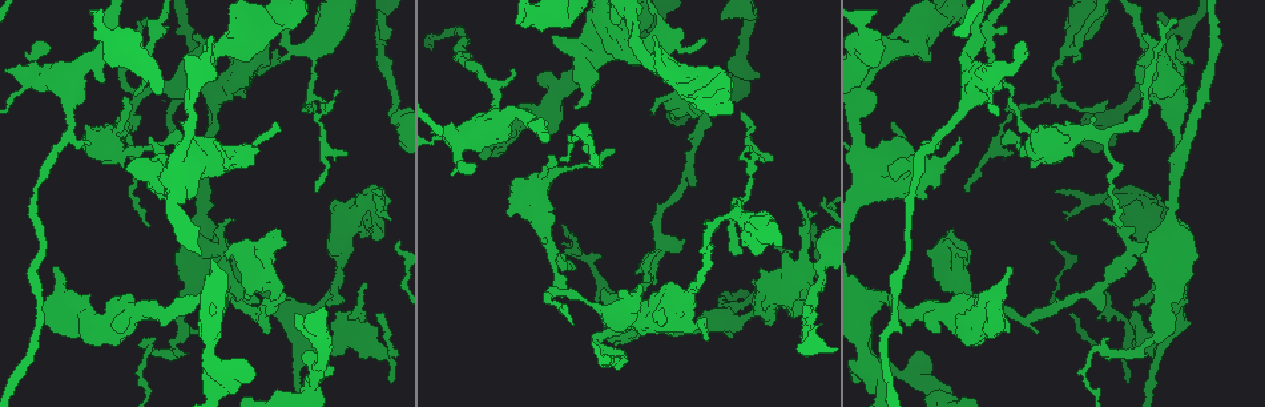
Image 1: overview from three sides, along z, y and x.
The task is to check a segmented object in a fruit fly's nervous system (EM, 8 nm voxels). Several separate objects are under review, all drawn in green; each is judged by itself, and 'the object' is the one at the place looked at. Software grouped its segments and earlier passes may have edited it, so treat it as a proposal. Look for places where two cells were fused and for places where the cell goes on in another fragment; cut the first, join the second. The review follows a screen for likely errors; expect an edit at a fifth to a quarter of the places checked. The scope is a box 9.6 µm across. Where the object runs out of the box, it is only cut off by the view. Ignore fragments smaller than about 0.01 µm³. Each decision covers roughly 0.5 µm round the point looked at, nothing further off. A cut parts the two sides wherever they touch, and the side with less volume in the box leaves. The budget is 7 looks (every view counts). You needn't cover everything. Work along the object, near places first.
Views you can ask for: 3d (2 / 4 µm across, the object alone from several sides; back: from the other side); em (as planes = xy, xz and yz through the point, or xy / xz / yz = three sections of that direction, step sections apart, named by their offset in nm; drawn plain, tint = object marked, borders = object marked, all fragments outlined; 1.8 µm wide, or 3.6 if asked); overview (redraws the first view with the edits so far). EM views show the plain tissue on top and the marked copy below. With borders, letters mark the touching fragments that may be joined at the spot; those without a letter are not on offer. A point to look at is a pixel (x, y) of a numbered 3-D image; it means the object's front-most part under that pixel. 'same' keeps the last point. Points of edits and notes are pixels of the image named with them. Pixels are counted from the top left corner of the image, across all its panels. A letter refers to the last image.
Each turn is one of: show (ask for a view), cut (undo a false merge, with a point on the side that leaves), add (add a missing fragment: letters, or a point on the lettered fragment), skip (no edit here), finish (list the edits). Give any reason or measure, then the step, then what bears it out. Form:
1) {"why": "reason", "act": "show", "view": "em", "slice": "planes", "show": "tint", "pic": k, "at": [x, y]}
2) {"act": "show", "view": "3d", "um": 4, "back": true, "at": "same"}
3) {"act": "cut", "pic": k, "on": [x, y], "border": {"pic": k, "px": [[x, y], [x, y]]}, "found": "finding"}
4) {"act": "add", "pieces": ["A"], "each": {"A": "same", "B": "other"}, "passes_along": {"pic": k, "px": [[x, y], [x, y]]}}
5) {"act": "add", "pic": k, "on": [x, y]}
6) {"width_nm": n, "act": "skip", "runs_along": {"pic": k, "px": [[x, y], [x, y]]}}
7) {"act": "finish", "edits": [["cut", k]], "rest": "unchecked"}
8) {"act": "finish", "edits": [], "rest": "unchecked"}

{"why": "thin end", "act": "show", "view": "em", "slice": "planes", "show": "borders", "pic": 1, "at": [280, 60]}

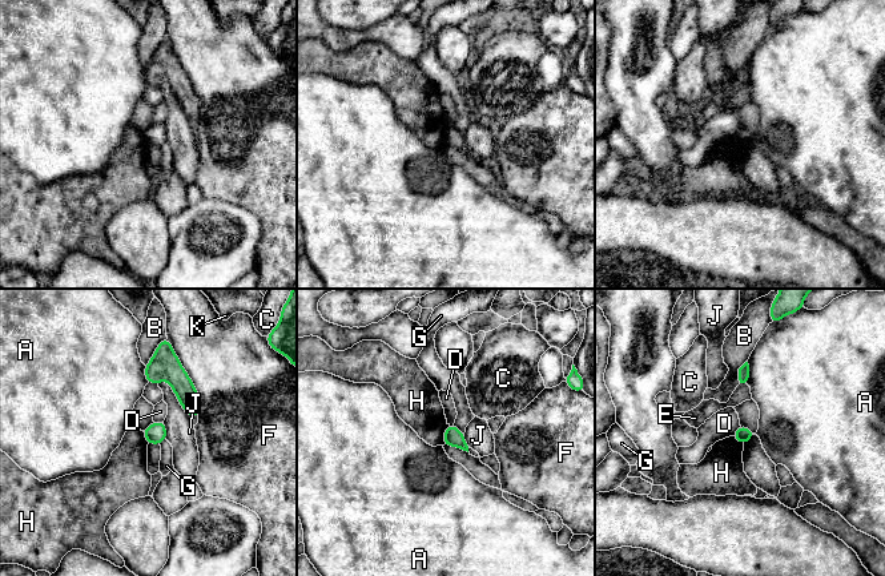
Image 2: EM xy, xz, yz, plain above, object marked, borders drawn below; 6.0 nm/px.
{"act": "skip", "each": {"A": "other", "B": "other", "C": "other", "D": "other", "E": "other", "F": "other", "G": "other", "H": "other", "J": "other", "K": "other"}, "border": {"pic": 2, "px": [[449, 425], [442, 444]]}, "found": "no lettered fragment goes on from it"}

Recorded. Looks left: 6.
{"why": "an open end", "act": "show", "view": "3d", "um": 2, "pic": 1, "at": [475, 165]}

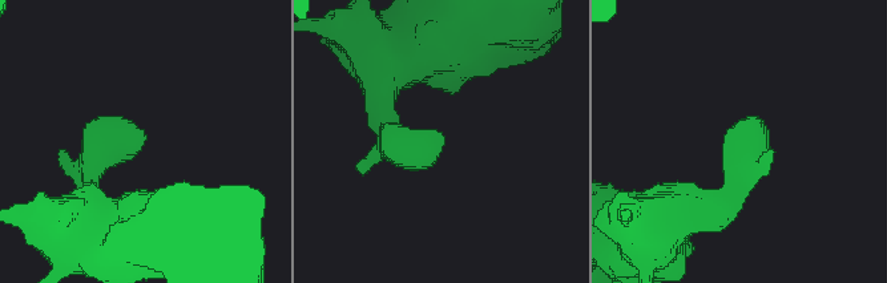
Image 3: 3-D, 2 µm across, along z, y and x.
{"why": "now the EM", "act": "show", "view": "em", "slice": "planes", "show": "borders", "pic": 3, "at": [435, 131]}

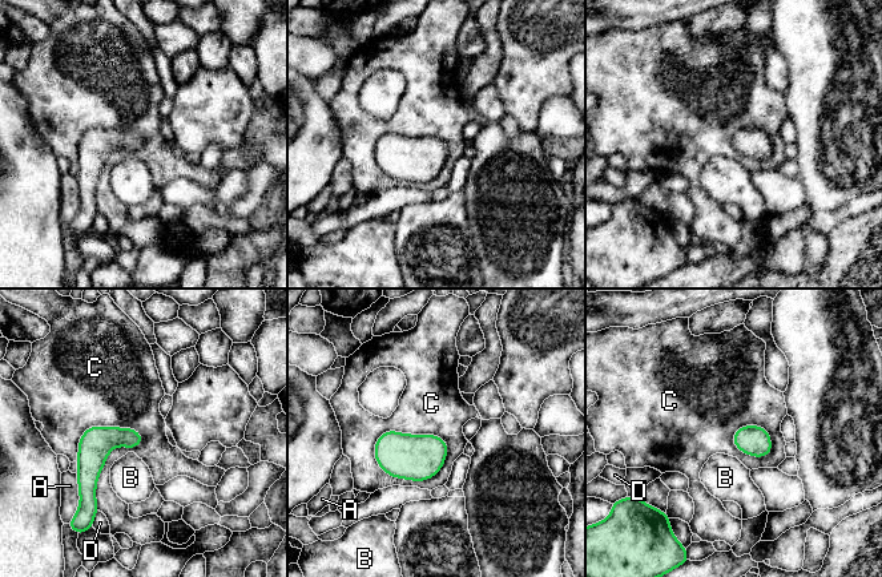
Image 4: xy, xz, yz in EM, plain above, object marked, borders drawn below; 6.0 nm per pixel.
{"act": "skip", "each": {"A": "other", "B": "other", "C": "other", "D": "other"}, "border": {"pic": 4, "px": [[131, 427], [97, 509]]}, "found": "no lettered fragment goes on from it"}

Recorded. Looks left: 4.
{"why": "arms part here", "act": "show", "view": "3d", "um": 2, "back": true, "pic": 1, "at": [870, 303]}

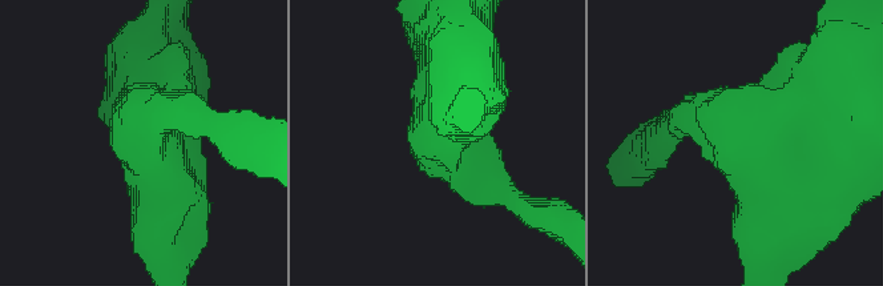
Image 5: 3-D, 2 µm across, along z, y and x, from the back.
{"arms": 3, "arm_widths_nm": [190, 360, 460], "why": "need the tissue", "act": "show", "view": "em", "slice": "xy", "step": 8, "show": "tint", "pic": 5, "at": [146, 129]}

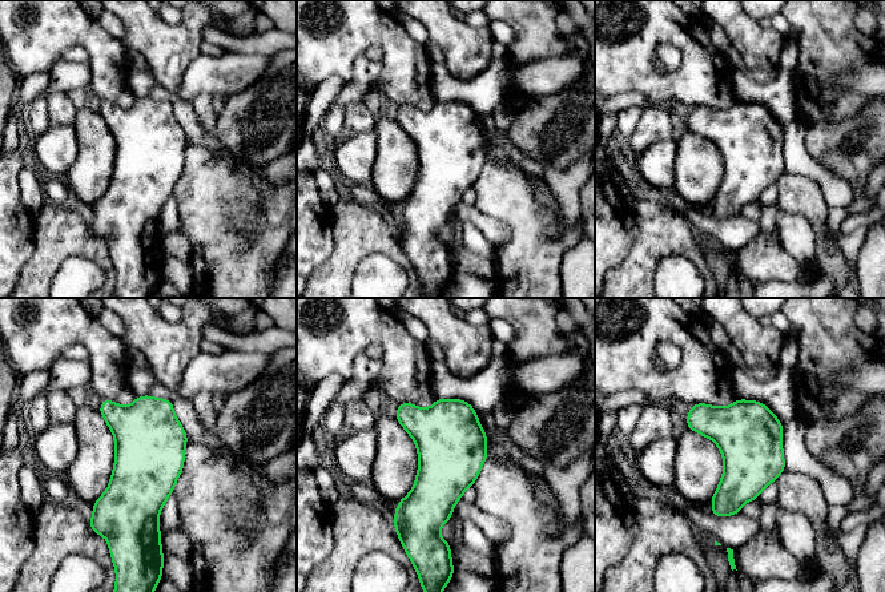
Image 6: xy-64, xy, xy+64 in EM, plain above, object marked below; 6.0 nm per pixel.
{"act": "show", "view": "em", "slice": "planes", "show": "borders", "at": "same"}

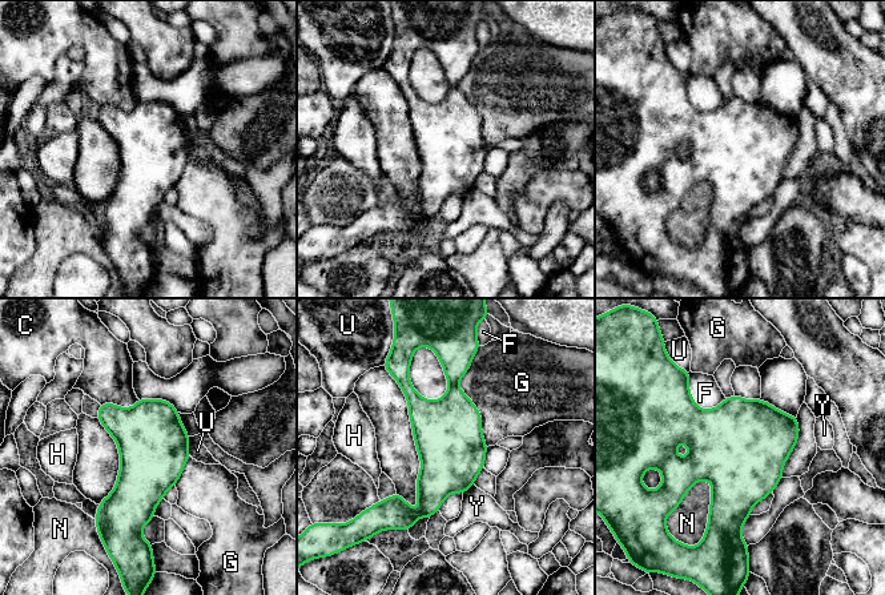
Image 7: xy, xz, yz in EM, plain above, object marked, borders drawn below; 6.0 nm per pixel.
{"act": "skip", "each": {"C": "other", "F": "other", "G": "other", "H": "other", "N": "other", "U": "other", "Y": "other"}, "border": {"pic": 7, "px": [[471, 358], [458, 388], [487, 446]]}, "found": "continuous, no second cell"}

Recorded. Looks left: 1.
{"act": "finish", "edits": [], "rest": "unchecked"}

